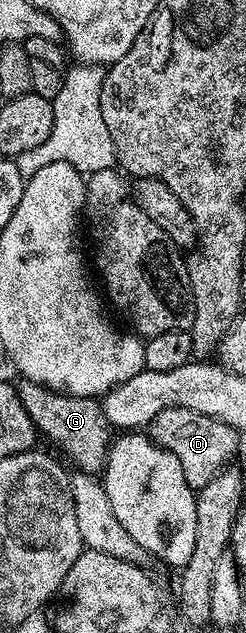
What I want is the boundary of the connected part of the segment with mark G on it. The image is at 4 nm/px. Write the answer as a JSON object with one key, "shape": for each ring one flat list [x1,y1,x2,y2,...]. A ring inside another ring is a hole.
{"shape":[[22,380,17,385,17,394,31,415,42,438,50,437,82,473,97,475,105,468,111,444,111,426,100,404,92,397,76,397,73,394,57,392,37,382]]}

